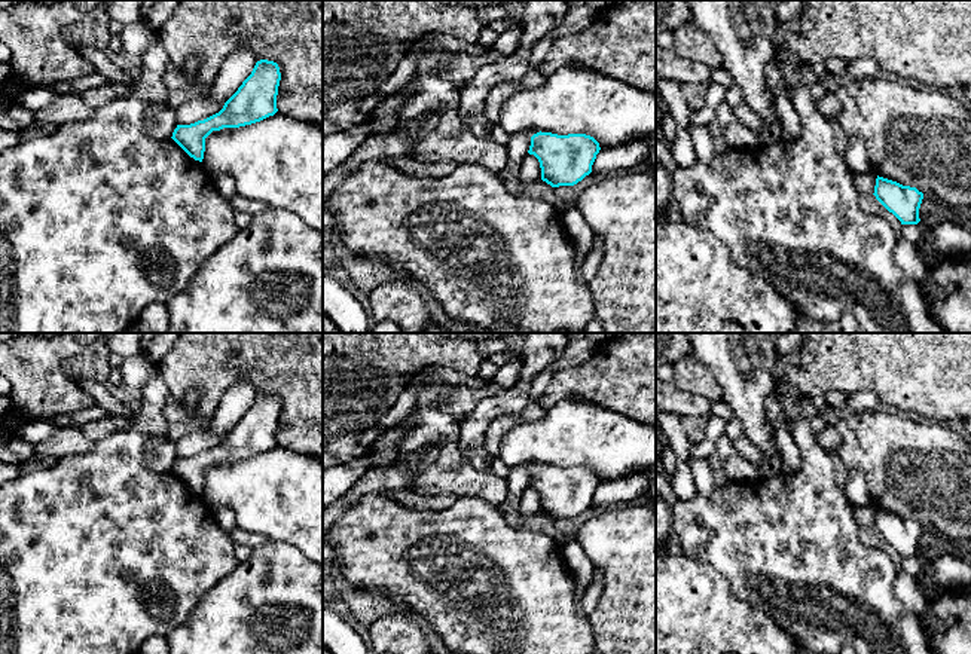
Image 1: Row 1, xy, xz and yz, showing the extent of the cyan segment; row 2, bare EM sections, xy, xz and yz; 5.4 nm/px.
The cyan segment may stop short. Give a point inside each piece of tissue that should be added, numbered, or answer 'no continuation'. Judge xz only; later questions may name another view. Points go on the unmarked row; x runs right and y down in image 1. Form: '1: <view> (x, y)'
no continuation

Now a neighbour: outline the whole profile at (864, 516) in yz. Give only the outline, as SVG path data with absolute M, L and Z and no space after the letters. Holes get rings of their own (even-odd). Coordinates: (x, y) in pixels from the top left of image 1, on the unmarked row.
M871 504L854 508L854 519L859 528L873 528L877 508Z

